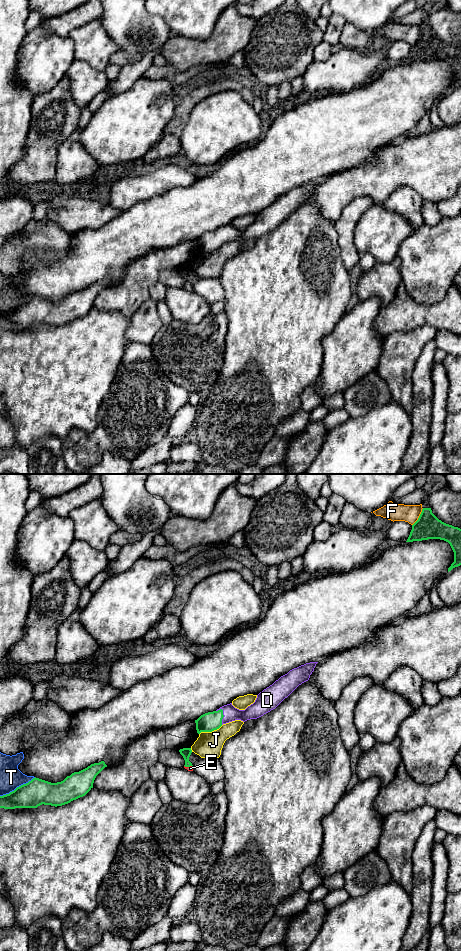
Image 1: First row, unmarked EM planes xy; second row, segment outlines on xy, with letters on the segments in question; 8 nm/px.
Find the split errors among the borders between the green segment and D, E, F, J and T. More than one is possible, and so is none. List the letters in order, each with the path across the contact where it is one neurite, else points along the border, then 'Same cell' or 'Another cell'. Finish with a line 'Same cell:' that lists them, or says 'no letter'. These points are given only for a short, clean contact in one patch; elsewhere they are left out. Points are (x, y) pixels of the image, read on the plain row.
D: Same cell
E: Path across: xy (185, 272), (188, 286), (190, 288). Same cell
F: Another cell
J: Another cell
T: Another cell
Same cell: D, E

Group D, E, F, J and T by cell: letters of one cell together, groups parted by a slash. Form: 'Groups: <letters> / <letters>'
Groups: D E / F / J / T

